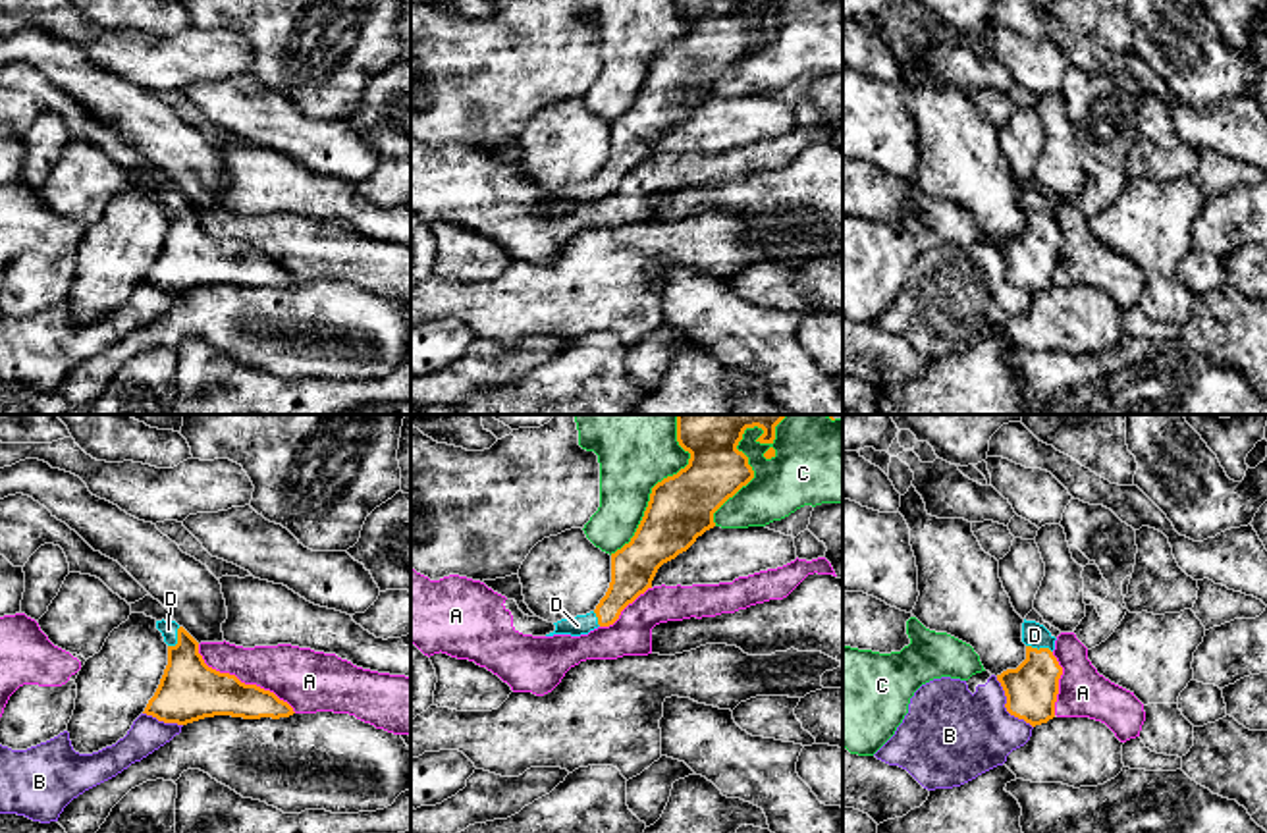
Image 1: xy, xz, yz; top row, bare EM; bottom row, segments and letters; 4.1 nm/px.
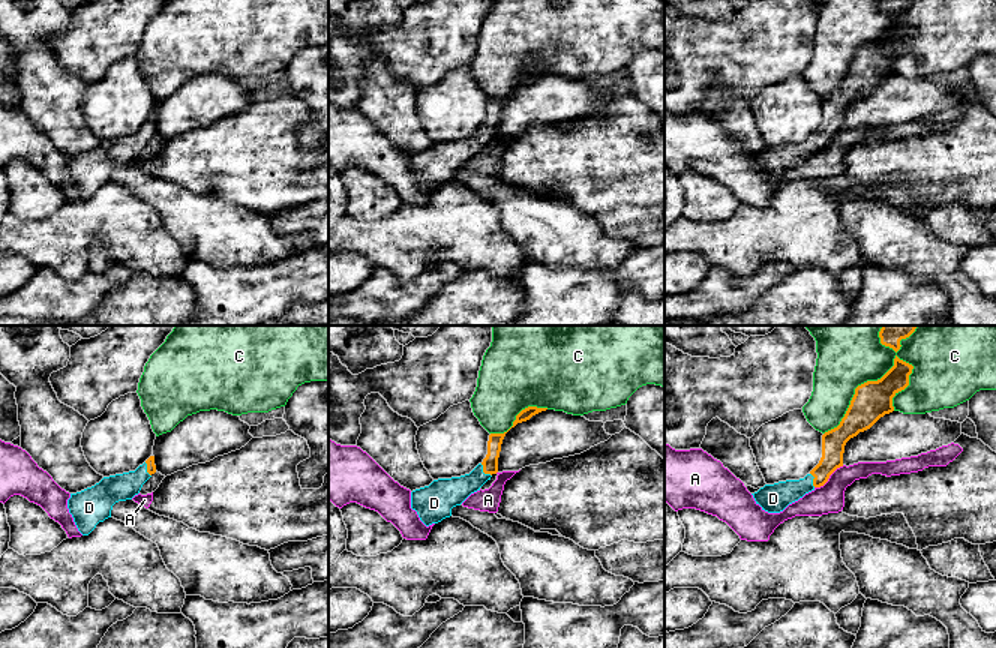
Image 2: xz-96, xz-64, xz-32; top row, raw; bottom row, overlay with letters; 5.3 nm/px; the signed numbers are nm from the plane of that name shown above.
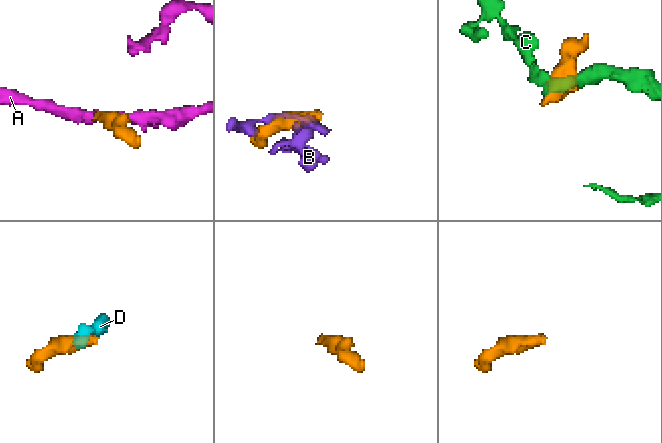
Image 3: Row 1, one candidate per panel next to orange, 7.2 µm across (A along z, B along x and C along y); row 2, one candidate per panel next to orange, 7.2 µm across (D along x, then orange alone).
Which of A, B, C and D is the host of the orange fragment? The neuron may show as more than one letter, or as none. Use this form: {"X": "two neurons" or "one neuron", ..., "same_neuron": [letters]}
{"A": "two neurons", "B": "two neurons", "C": "two neurons", "D": "one neuron", "same_neuron": ["D"]}

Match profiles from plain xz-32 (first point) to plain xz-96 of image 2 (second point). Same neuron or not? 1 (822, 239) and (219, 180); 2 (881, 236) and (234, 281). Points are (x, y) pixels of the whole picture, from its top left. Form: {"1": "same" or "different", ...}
{"1": "different", "2": "different"}

